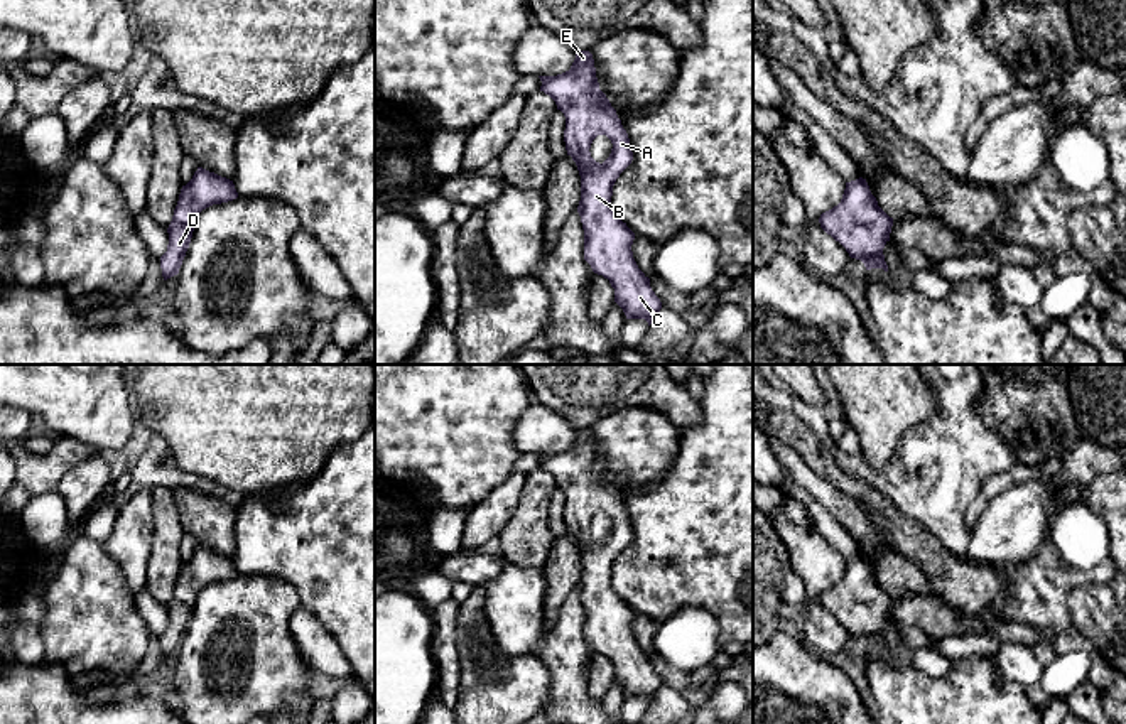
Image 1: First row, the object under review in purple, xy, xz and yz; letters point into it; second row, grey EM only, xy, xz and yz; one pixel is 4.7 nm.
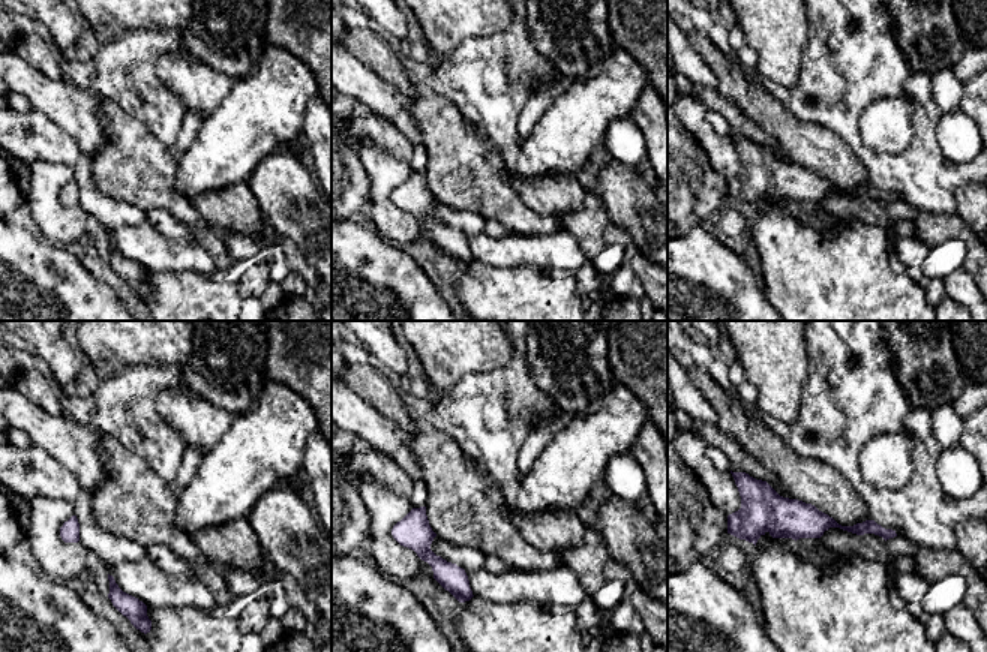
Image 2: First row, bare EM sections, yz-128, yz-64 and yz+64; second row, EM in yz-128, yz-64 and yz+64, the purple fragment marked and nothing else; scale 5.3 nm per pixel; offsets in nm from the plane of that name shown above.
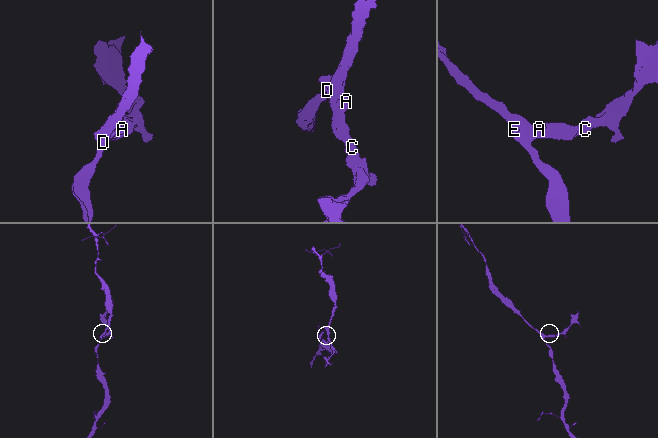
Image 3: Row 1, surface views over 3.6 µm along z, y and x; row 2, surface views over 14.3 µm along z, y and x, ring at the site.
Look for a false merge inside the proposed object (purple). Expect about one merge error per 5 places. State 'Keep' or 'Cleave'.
Keep

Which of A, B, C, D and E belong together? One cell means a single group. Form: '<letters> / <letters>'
A B C D E

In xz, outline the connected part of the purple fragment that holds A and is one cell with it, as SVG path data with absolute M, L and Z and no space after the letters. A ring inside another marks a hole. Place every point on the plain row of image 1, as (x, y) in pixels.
M579 429L569 449L539 456L540 469L549 473L566 494L566 528L581 554L577 591L584 608L584 638L594 651L609 658L614 680L626 697L645 697L650 704L662 680L633 636L635 611L611 586L613 564L631 542L633 530L616 488L599 467L593 432ZM598 513L606 513L613 521L603 542L589 530Z

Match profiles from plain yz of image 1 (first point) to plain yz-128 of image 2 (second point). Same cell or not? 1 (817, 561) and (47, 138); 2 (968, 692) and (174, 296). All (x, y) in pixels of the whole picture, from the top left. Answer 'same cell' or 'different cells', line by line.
1: different cells
2: same cell

